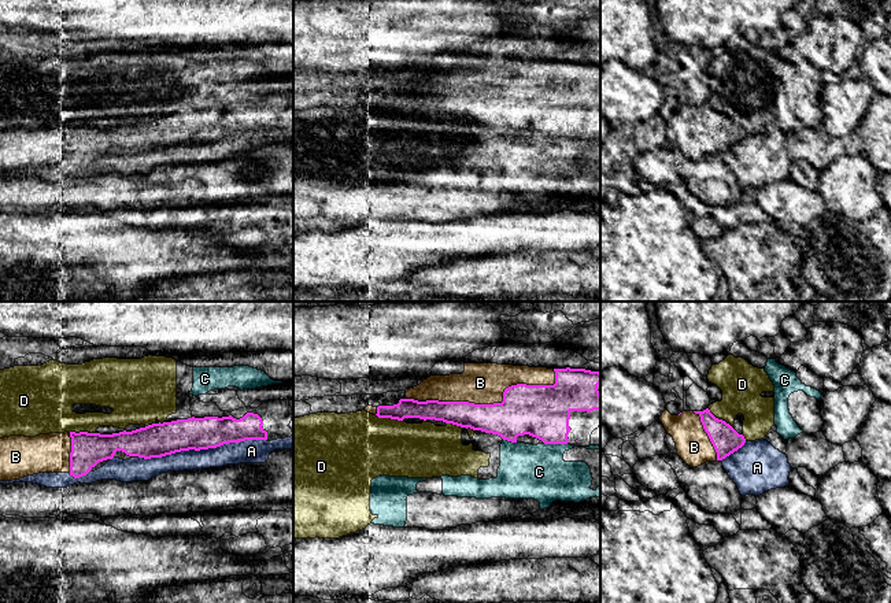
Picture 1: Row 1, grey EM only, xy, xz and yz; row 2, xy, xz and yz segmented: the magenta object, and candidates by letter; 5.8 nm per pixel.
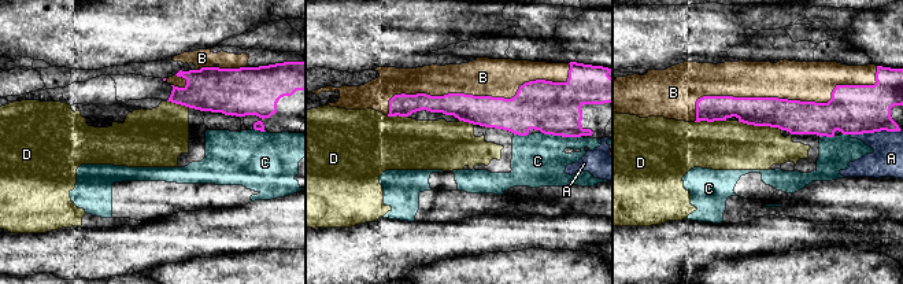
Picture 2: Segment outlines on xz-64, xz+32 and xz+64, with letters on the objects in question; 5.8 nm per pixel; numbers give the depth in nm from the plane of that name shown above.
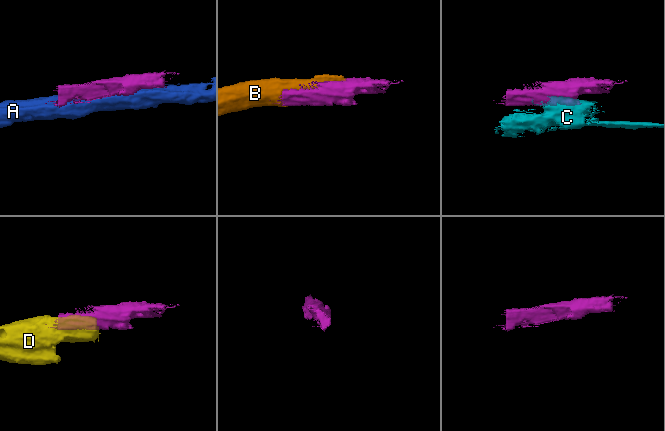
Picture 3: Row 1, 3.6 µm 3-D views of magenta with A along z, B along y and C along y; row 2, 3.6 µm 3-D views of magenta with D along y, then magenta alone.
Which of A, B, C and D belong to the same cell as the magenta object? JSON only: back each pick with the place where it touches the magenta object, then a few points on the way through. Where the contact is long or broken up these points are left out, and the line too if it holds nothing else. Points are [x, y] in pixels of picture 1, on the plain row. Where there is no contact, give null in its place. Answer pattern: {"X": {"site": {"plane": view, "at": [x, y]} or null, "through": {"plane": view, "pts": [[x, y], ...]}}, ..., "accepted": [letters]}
{"B": {"site": {"plane": "xz", "at": [490, 97]}}, "accepted": ["B"]}

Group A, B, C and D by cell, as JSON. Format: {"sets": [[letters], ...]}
{"sets": [["A"], ["B"], ["C", "D"]]}

